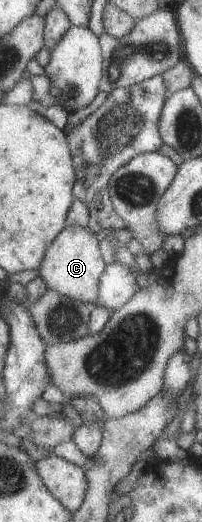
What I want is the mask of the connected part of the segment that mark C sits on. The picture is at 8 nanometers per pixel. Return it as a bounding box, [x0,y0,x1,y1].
[38,225,107,306]

